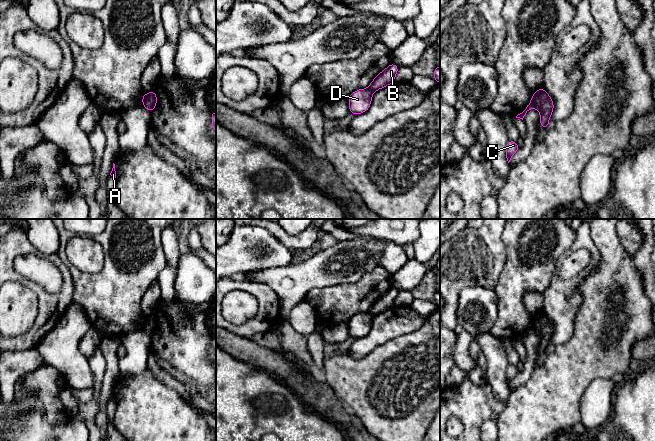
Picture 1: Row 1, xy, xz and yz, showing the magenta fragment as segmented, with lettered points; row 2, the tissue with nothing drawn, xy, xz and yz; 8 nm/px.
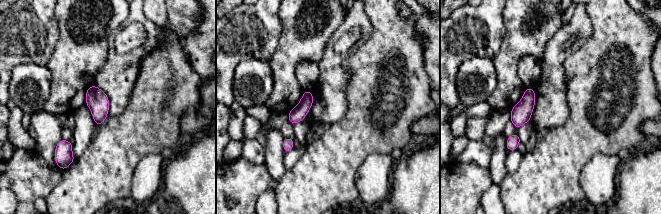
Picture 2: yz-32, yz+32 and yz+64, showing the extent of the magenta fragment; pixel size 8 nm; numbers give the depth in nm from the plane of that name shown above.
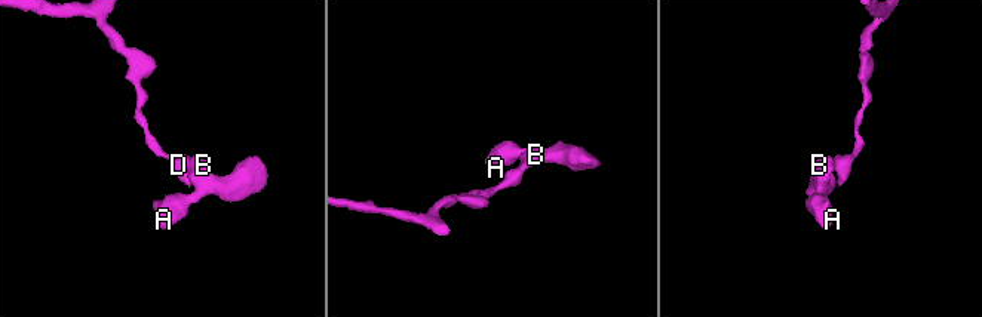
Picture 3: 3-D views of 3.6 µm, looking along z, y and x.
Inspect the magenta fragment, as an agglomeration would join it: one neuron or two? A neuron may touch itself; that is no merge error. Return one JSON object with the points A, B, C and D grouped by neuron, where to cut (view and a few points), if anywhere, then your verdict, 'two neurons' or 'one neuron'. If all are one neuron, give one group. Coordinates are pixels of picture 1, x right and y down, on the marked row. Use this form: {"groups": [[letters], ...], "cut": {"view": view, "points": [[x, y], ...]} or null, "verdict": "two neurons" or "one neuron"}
{"groups": [["A", "B", "C"], ["D"]], "cut": {"view": "yz", "points": [[532, 95], [536, 107]]}, "verdict": "two neurons"}

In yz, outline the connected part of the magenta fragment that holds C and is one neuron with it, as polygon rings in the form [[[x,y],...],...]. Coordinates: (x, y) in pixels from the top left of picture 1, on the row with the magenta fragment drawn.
[[[509,140],[507,142],[507,146],[506,146],[506,158],[508,163],[510,162],[512,156],[518,151],[519,149],[519,145],[517,144],[516,141],[513,140]]]

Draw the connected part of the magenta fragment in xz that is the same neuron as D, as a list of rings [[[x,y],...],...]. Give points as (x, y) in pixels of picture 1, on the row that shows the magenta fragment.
[[[358,89],[354,91],[349,97],[349,113],[362,114],[366,112],[371,105],[373,92],[369,89]]]

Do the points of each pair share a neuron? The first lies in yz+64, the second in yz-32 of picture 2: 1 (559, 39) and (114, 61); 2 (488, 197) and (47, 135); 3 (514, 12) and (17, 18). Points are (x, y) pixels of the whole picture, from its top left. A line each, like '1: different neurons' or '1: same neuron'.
1: same neuron
2: same neuron
3: different neurons

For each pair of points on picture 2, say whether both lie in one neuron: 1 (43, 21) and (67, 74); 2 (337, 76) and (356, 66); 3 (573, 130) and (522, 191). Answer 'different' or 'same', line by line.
1: different
2: different
3: same

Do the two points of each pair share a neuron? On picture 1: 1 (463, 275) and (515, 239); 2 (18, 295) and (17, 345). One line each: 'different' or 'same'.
1: different
2: different

